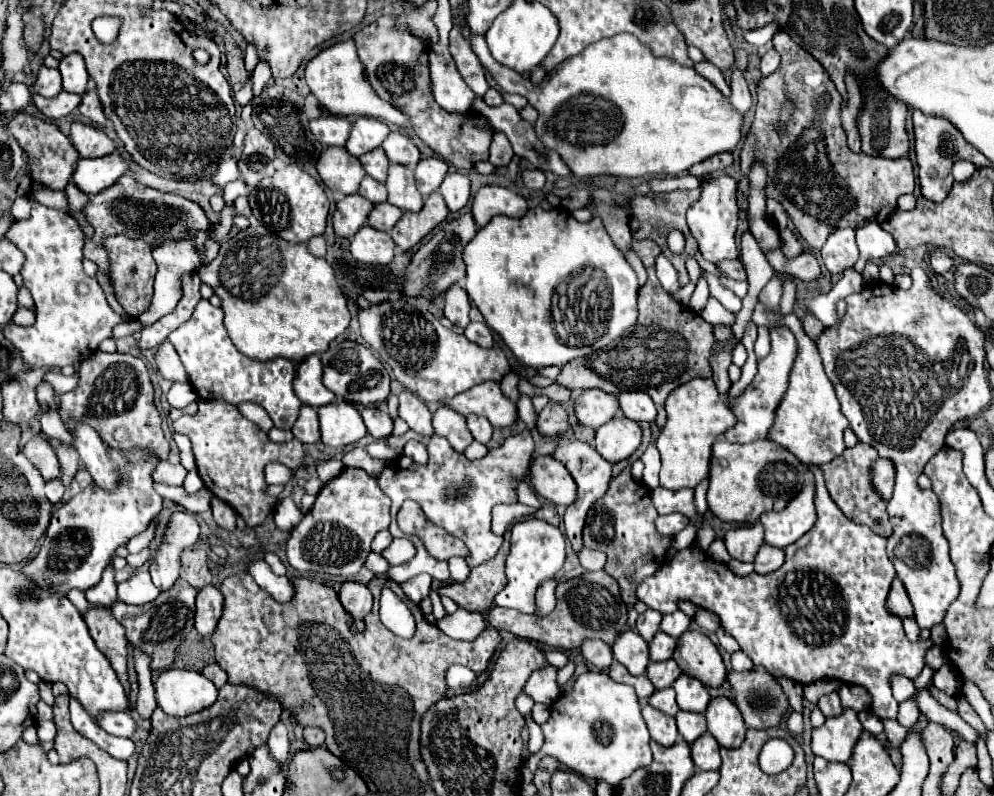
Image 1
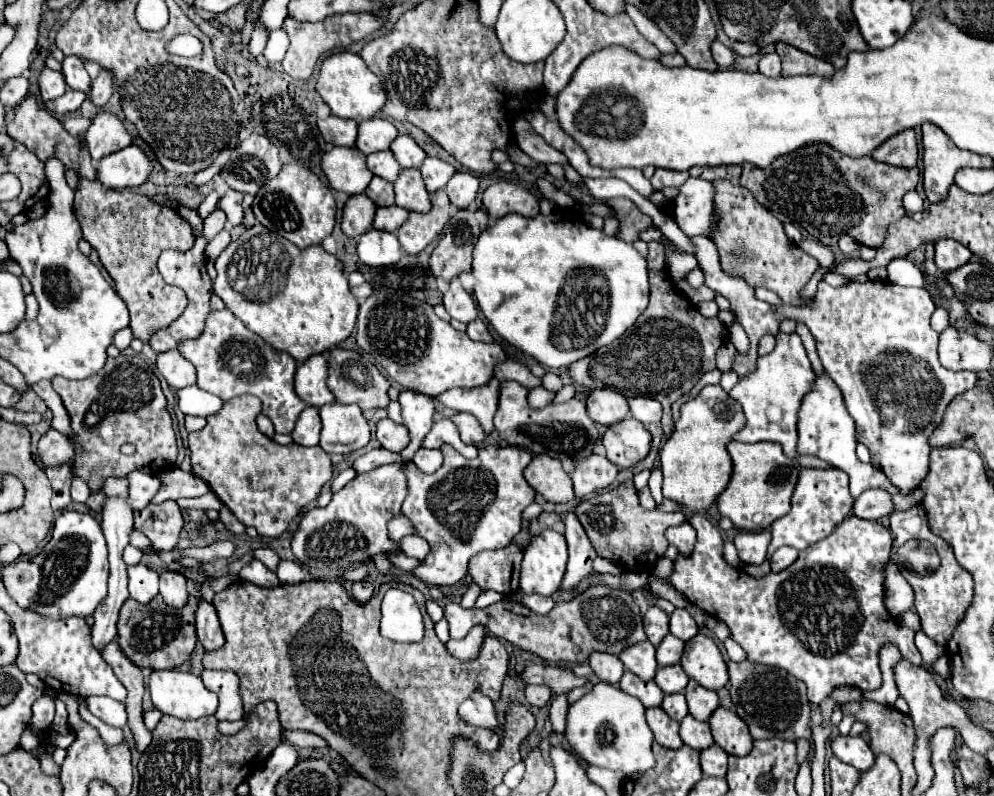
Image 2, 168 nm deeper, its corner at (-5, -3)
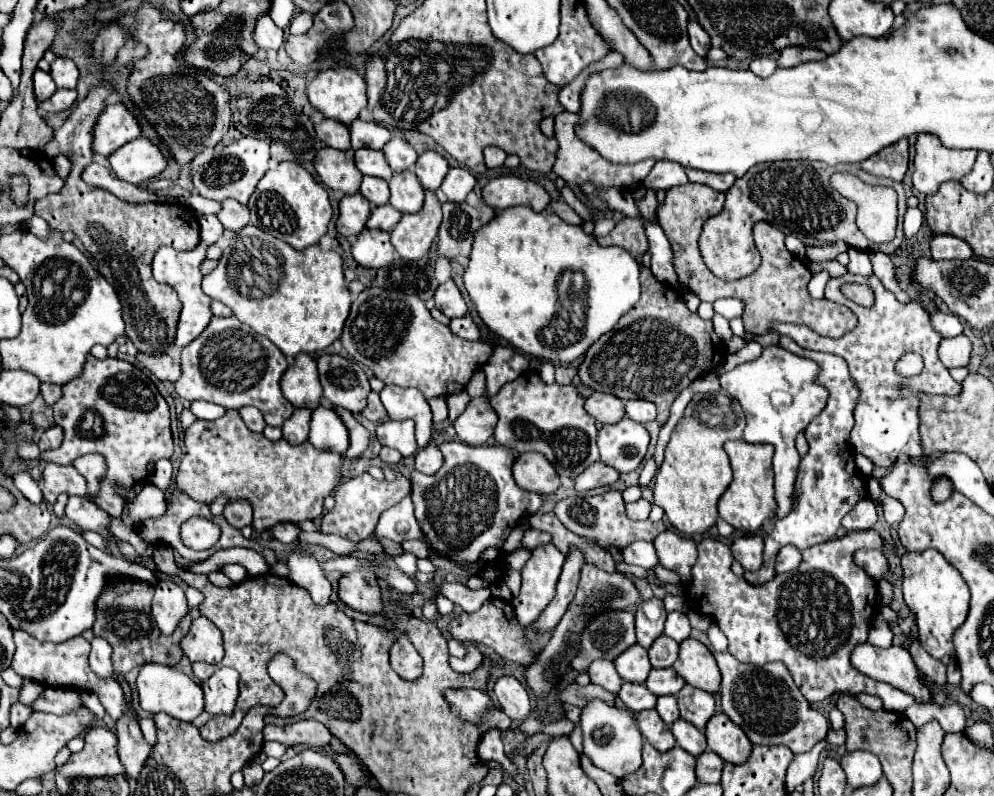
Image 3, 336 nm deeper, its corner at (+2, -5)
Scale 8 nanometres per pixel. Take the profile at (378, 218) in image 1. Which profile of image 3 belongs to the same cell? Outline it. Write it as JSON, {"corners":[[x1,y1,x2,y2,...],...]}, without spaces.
{"corners":[[392,205,374,207,366,227,368,229,380,229,380,231,392,231,392,227,400,221,400,217,402,217,402,213,396,211]]}

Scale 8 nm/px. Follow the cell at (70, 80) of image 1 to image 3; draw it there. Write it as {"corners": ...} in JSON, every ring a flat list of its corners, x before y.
{"corners":[[56,59,52,63,50,75,52,75,52,79,54,79,54,83,58,87,76,89,76,83,78,83,78,67,76,67,74,61,70,61,70,59]]}

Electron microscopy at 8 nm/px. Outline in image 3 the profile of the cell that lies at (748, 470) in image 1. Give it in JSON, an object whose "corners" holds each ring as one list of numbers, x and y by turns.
{"corners":[[726,441,724,445,730,465,734,471,734,479,730,487,718,501,718,515,730,523,736,530,747,533,756,533,762,525,776,517,776,499,774,499,774,471,772,471,772,445,752,445,746,441]]}

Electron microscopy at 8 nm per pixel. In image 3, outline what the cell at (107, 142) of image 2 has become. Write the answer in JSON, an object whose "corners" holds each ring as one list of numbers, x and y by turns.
{"corners":[[122,103,108,105,100,113,100,119,96,121,92,151,94,155,108,157,112,151,136,139,138,135,140,135,140,127,136,117]]}

